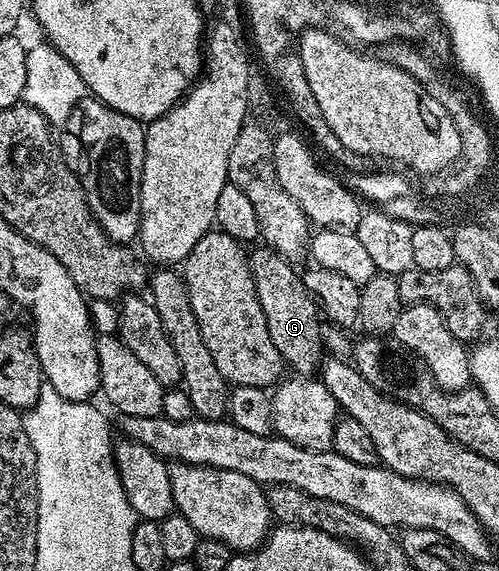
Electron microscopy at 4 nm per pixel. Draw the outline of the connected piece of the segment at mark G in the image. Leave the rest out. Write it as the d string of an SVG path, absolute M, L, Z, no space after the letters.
M255 248L259 250L250 251L249 261L251 263L251 275L255 285L255 295L261 304L261 312L265 312L265 324L269 328L269 337L273 344L277 344L277 352L288 367L295 369L294 373L299 376L311 376L320 369L325 361L325 351L321 338L319 326L321 315L316 307L314 300L309 296L305 288L300 271L294 270L292 263L283 258L277 252L266 248Z

